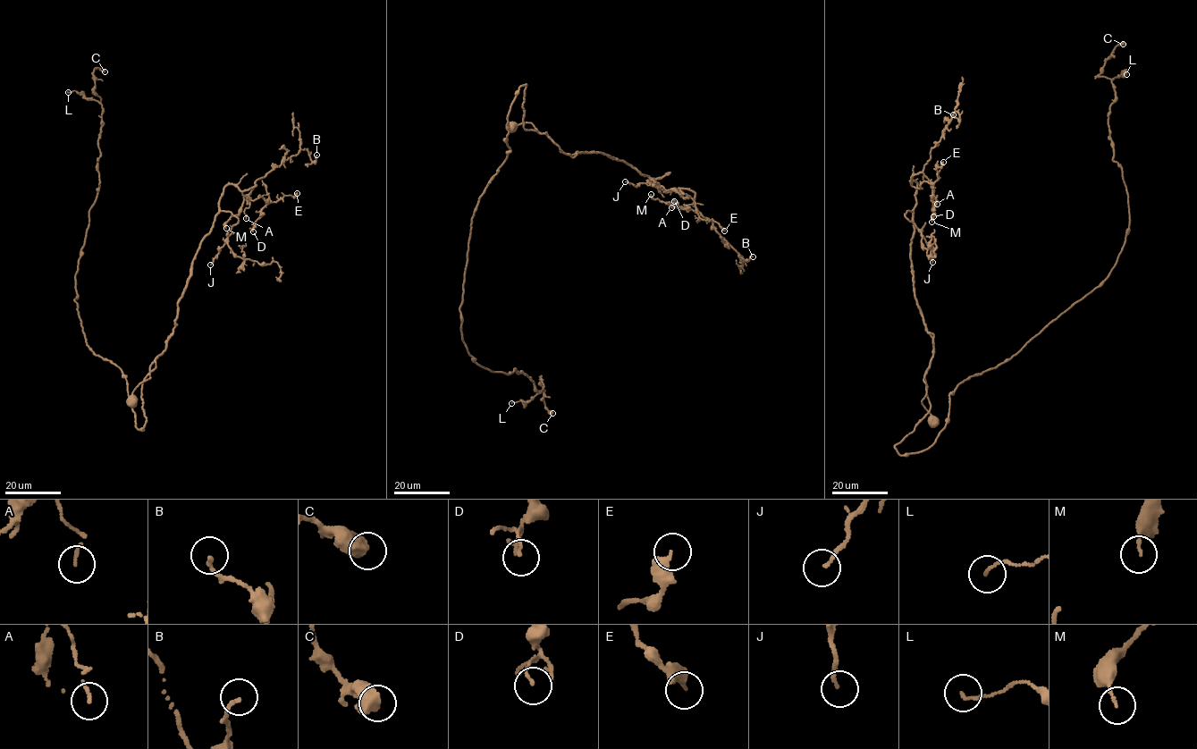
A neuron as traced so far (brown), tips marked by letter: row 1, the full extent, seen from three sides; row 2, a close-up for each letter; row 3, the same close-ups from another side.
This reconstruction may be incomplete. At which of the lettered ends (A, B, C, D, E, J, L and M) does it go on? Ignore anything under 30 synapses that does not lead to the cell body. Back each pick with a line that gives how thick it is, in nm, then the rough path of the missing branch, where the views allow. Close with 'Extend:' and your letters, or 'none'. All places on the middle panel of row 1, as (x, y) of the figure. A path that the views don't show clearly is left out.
Extend: none

